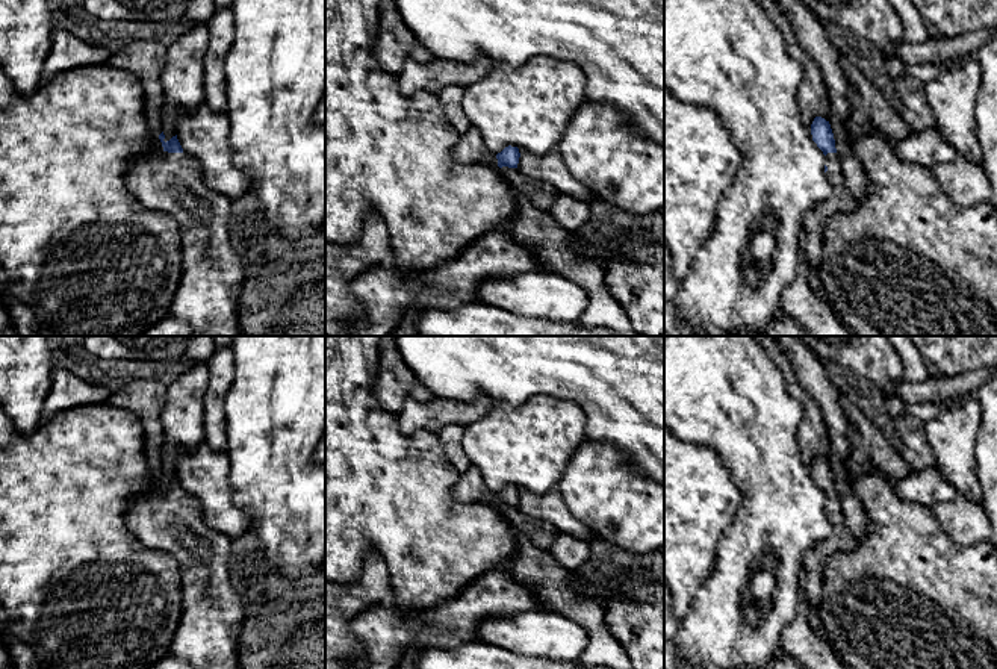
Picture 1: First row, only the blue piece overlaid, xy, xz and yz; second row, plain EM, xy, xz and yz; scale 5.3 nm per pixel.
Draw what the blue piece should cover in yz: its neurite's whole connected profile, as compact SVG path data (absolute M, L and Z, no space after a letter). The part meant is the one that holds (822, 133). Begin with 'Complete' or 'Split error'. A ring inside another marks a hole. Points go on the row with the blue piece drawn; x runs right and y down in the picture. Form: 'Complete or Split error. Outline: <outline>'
Split error. Outline: M815 117L811 124L812 141L826 156L825 173L834 186L832 195L814 206L806 212L805 216L805 251L809 263L809 283L815 295L825 301L831 310L835 313L834 307L826 298L822 280L820 280L820 265L823 254L823 238L828 221L832 215L840 212L852 212L858 201L847 189L846 177L843 174L841 160L837 154L835 139L829 121L822 117Z

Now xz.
Split error. Outline: M471 126L464 133L460 133L460 141L452 148L451 156L455 162L463 163L517 168L520 153L517 147L508 145L501 153L493 154L486 148L480 130Z

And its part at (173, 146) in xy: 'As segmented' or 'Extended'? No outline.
Extended

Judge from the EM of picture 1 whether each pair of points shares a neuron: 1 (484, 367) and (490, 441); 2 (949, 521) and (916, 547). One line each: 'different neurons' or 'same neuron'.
1: different neurons
2: different neurons

